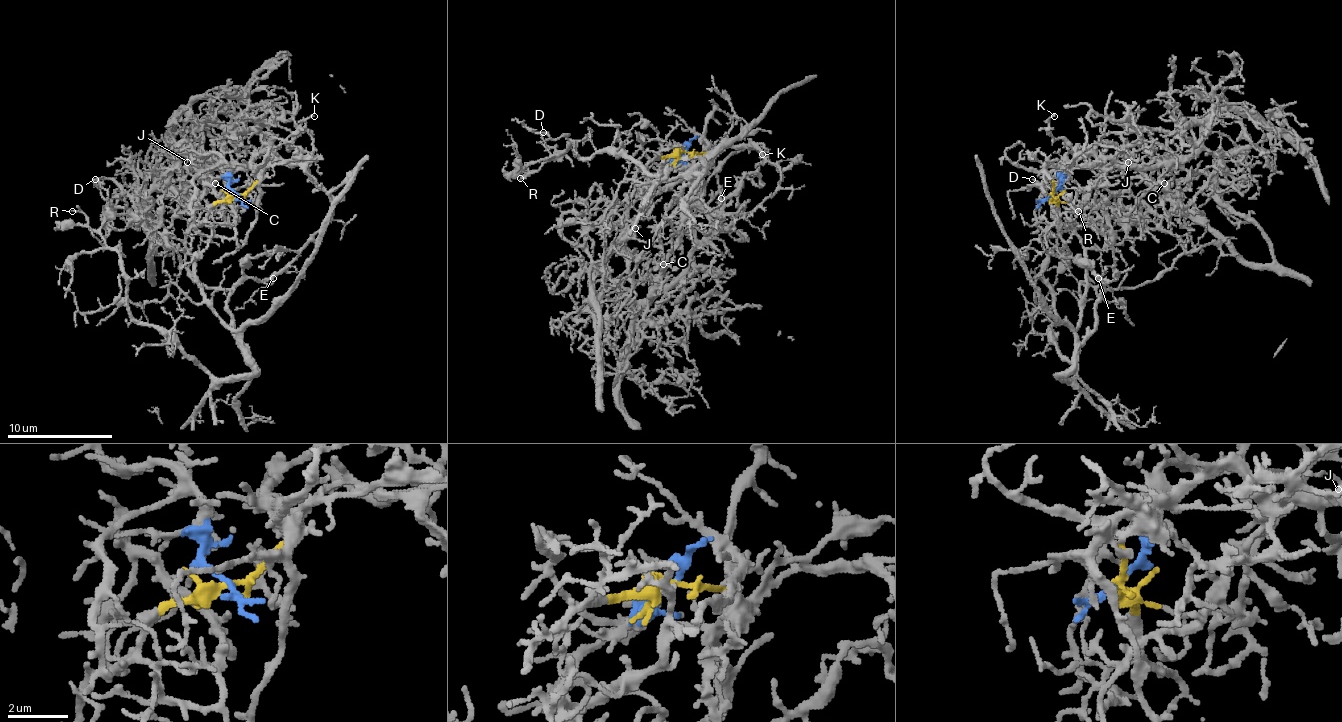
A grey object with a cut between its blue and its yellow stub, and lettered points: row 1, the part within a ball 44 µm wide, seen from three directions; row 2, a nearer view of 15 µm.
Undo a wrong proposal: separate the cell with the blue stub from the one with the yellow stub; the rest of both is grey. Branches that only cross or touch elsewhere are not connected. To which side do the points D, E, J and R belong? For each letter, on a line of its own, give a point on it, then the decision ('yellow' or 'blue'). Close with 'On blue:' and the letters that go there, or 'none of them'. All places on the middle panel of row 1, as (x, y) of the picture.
D: at (543, 132); yellow
E: at (721, 198); yellow
J: at (635, 228); blue
R: at (520, 178); yellow
On blue: J

